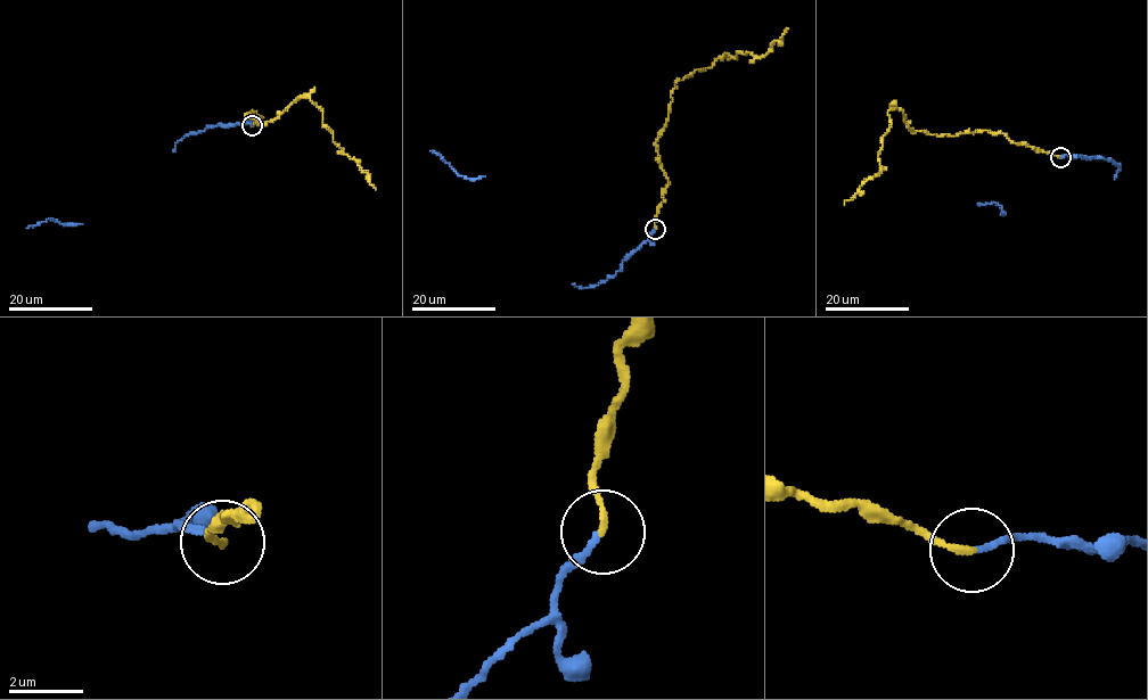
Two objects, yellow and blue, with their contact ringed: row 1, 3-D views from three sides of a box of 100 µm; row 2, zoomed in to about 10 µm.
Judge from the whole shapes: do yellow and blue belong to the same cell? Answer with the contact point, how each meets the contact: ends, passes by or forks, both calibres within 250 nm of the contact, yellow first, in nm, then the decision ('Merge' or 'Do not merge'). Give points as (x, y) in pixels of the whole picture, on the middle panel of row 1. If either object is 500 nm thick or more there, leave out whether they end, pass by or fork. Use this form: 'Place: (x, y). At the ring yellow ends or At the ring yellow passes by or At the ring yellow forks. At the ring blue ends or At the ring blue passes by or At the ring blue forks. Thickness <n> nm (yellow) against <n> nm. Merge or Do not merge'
Place: (655, 229). At the ring yellow ends. At the ring blue ends. Thickness 180 nm (yellow) against 160 nm. Merge

